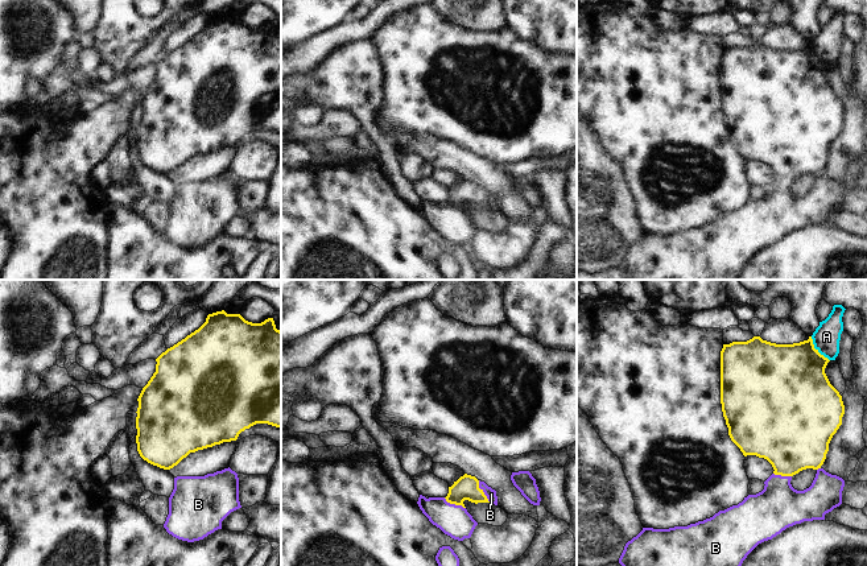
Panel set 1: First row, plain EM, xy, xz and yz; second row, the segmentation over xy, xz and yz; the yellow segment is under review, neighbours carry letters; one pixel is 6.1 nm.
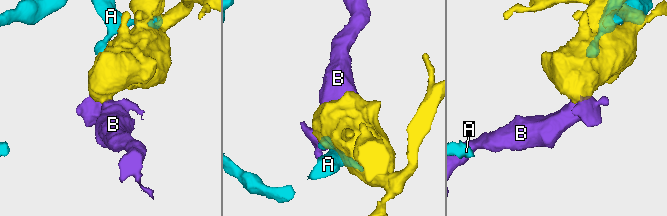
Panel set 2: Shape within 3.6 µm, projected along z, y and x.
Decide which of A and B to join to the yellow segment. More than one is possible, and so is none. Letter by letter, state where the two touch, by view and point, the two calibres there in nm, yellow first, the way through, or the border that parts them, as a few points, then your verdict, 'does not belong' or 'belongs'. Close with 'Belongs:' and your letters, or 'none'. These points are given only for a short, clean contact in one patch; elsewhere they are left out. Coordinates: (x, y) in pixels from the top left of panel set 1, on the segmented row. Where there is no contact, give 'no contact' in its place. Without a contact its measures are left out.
A: meets yellow in yz at (817, 350); 440 nm thick on the yellow side, 160 nm on the other; does not belong
B: meets yellow in xz at (482, 491); 150 nm thick on the yellow side, 60 nm on the other; runs through xz (466, 487), (482, 491), (491, 494); belongs
Belongs: B

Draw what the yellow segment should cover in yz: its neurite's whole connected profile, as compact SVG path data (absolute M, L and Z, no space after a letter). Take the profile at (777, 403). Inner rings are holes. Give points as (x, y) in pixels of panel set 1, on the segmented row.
M754 336L747 342L723 344L721 351L721 404L728 435L744 456L767 459L773 474L764 482L764 489L748 495L738 505L719 511L713 517L688 526L669 529L643 528L628 541L619 558L622 566L742 566L747 555L761 542L772 540L796 524L825 520L825 515L842 504L845 480L826 472L821 466L826 459L829 443L842 425L845 405L839 392L830 384L825 368L830 360L814 348L813 339L776 344ZM802 470L817 471L812 486L804 491L792 487L792 476Z

